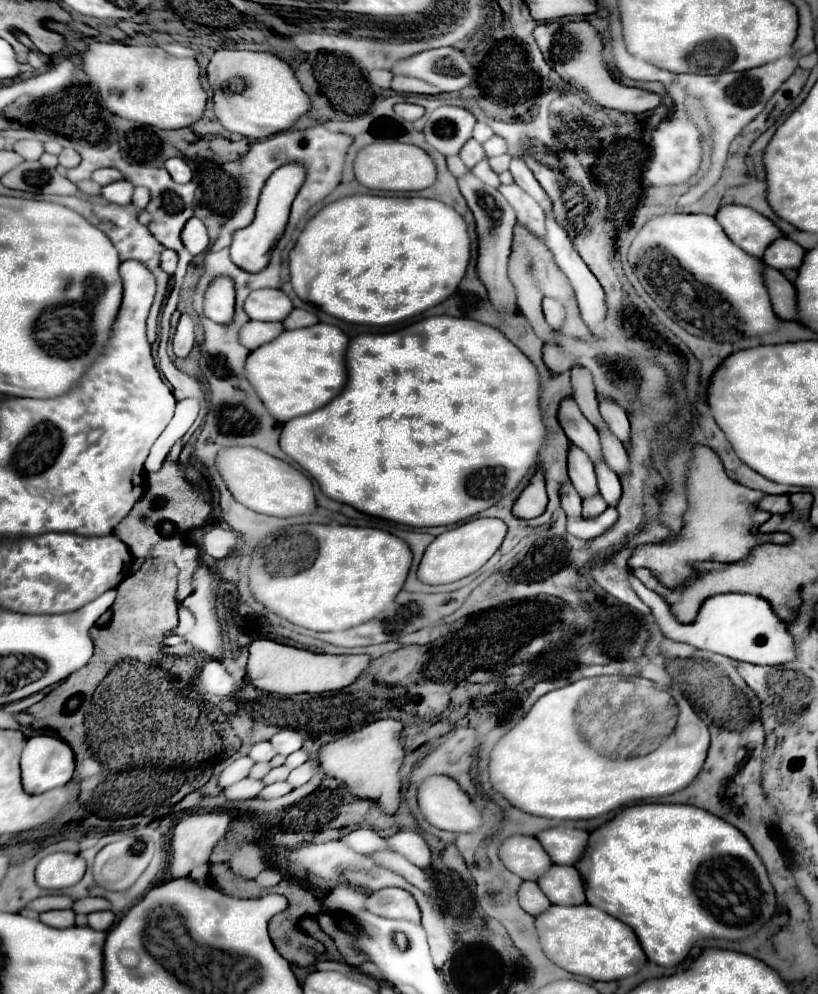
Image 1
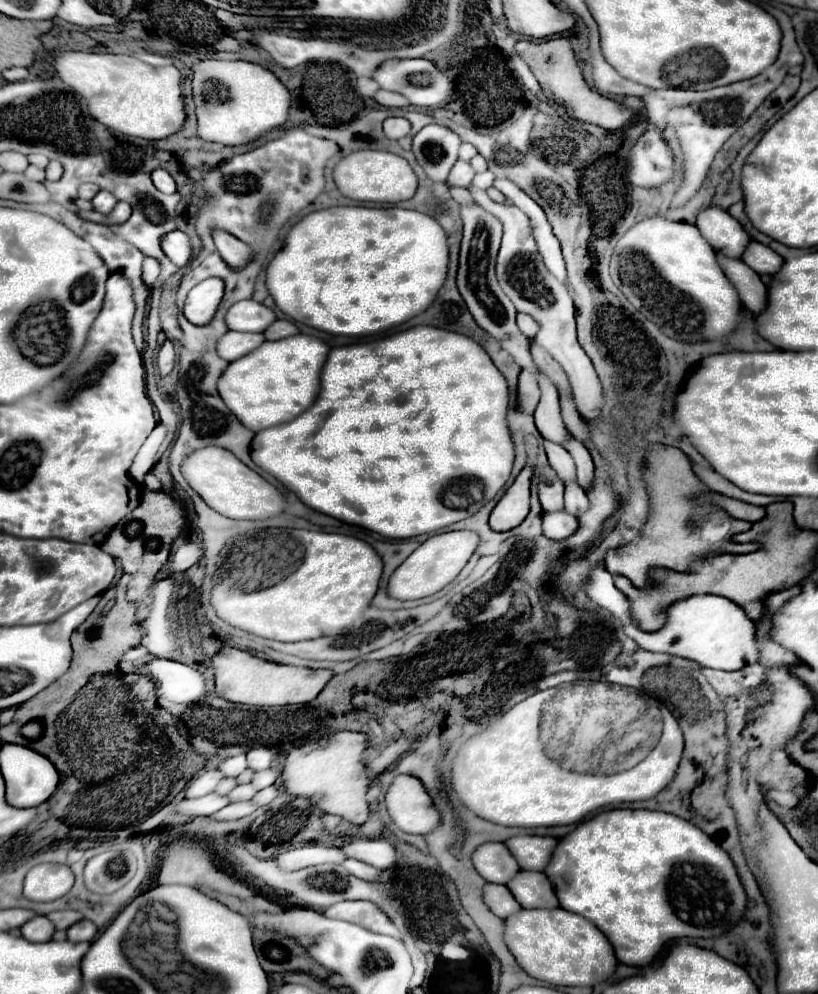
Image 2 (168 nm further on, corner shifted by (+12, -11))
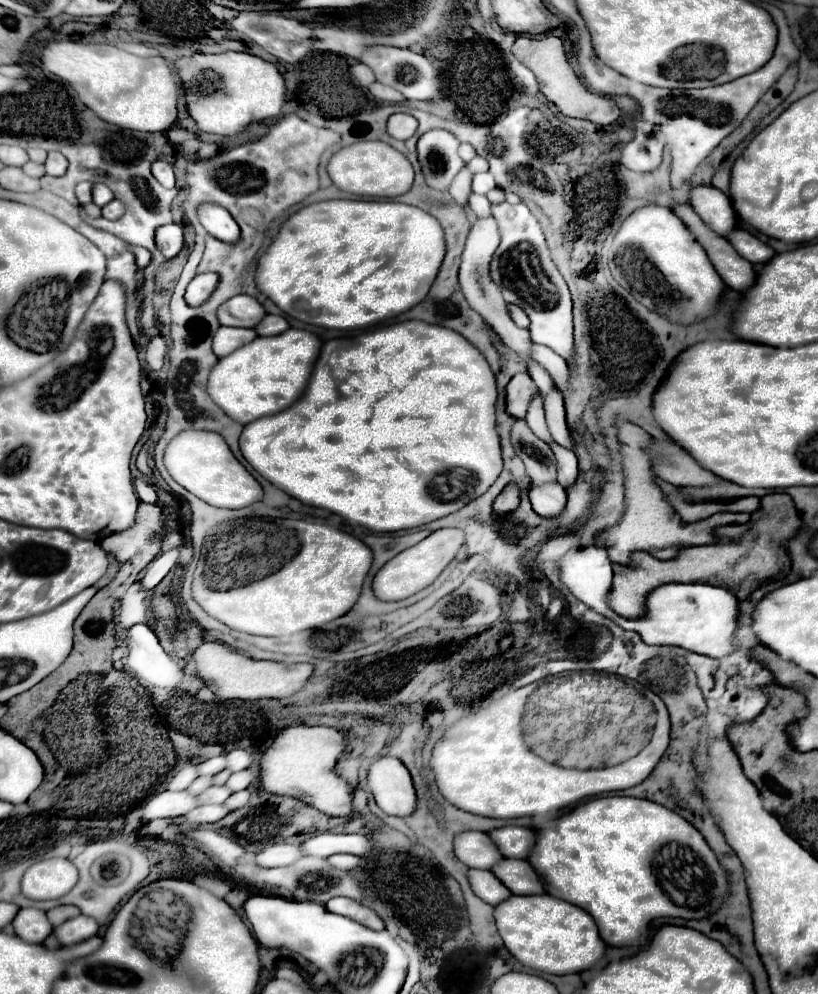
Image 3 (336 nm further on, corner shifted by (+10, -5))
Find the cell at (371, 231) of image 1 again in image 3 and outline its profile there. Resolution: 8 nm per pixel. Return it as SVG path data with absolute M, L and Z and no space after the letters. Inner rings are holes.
M326 200L298 210L280 226L274 242L258 260L256 286L284 314L296 320L332 330L356 330L398 316L422 302L444 254L440 222L420 208L398 202Z

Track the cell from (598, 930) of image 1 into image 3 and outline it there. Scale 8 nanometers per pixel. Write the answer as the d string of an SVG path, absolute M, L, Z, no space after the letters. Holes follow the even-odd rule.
M550 894L510 896L494 908L496 928L510 954L526 968L546 974L576 974L592 968L606 950L592 916Z

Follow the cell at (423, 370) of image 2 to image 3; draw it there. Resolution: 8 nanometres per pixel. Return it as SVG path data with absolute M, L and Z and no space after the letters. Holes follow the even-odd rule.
M406 320L400 324L388 324L388 326L382 326L376 330L362 332L360 336L354 336L354 338L336 338L336 340L324 342L304 394L290 408L246 424L242 430L242 436L240 436L240 450L242 450L242 456L246 458L246 462L262 478L266 478L276 488L284 490L288 496L300 500L302 504L330 510L332 514L342 516L350 524L358 524L372 532L396 532L396 530L416 528L416 526L428 524L432 520L438 520L442 516L448 516L448 514L460 510L464 504L468 504L470 500L484 494L484 490L488 490L488 486L492 486L492 482L500 474L502 454L500 454L500 438L496 434L496 406L494 406L496 396L498 396L496 380L494 380L494 374L492 374L488 362L464 336L460 336L458 332L444 328L444 326L426 324L422 320ZM452 468L472 470L474 484L462 498L458 498L454 502L438 502L428 494L428 484L434 476L438 476L446 470L452 470Z

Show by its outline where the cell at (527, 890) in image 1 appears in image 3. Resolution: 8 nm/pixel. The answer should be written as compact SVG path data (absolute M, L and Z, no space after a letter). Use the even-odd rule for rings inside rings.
M468 870L468 880L472 886L472 892L484 902L488 902L490 906L496 906L504 898L512 896L508 888L502 882L498 882L490 870Z

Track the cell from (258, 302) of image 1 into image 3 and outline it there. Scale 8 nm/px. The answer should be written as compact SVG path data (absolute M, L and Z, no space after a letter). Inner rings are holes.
M240 294L232 296L218 308L218 320L222 326L242 326L254 328L260 318L264 318L264 308L258 304L256 298Z

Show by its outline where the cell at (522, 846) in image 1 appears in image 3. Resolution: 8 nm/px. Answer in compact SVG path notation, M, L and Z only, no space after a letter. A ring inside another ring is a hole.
M474 830L460 832L454 836L454 854L468 868L488 868L488 870L502 858L502 854L496 852L496 846L492 846L488 834Z

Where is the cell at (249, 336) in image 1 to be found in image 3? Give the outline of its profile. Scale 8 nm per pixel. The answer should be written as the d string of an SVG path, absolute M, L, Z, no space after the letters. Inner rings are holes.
M220 326L218 332L214 334L214 344L212 344L212 350L218 358L224 358L226 354L232 354L234 350L238 350L240 346L252 342L256 338L256 332L254 330L248 330L248 328L226 328L226 326Z

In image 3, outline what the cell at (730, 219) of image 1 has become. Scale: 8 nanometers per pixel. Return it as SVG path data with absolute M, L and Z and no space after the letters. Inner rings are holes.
M692 186L690 206L720 236L728 236L728 230L734 230L736 226L736 212L730 204L730 198L714 186Z

